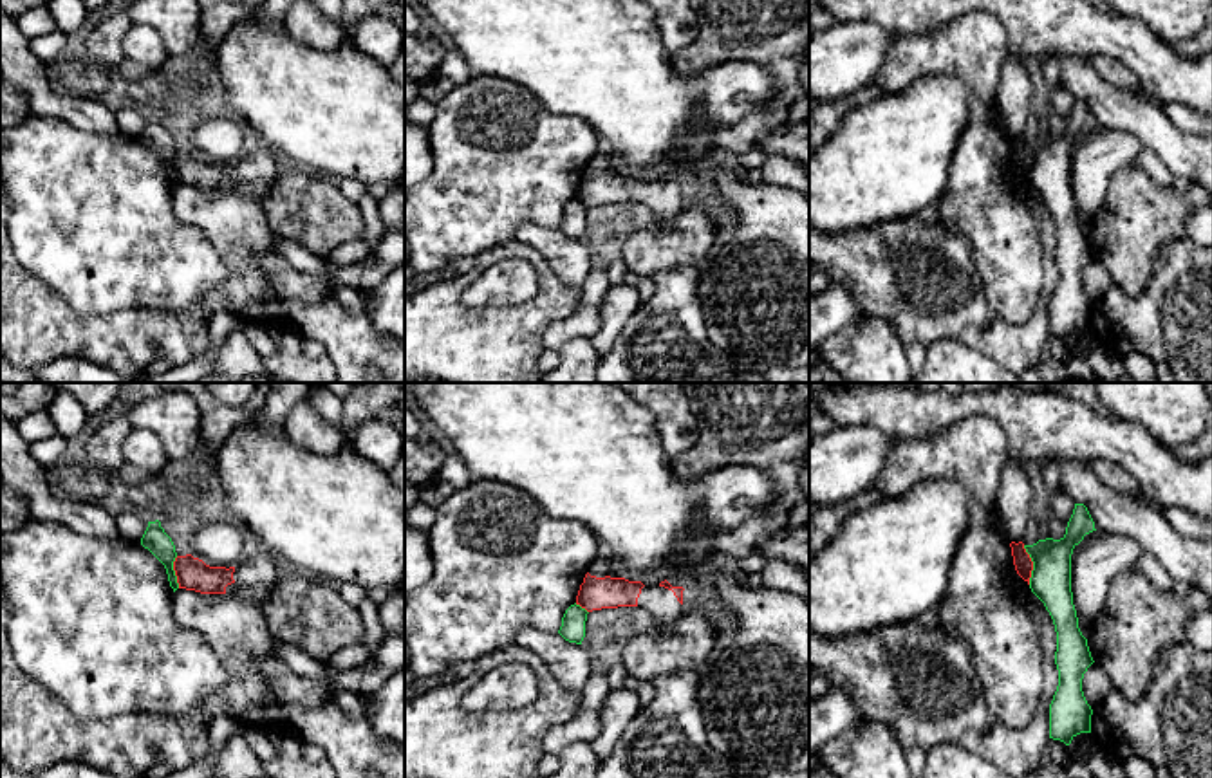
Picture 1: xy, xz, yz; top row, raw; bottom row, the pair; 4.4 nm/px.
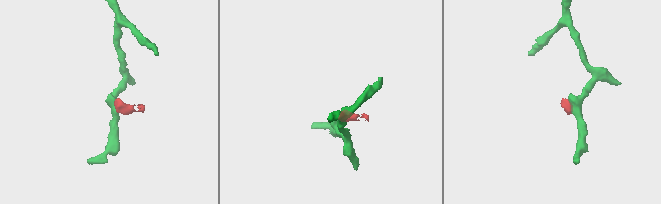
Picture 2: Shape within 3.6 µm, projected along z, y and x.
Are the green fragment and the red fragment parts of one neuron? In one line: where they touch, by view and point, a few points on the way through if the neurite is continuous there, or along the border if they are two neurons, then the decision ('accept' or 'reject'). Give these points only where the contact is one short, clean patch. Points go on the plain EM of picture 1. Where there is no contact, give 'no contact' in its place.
yz (1034, 161) | along yz (1023, 141), (1032, 157), (1030, 179) | reject

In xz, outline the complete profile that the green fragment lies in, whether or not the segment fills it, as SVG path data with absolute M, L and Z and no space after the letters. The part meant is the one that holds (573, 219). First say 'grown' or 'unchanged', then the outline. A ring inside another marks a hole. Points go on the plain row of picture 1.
unchanged; M576 199L571 200L562 213L562 222L558 229L569 238L582 240L585 233L587 209L589 208L582 204L580 200Z

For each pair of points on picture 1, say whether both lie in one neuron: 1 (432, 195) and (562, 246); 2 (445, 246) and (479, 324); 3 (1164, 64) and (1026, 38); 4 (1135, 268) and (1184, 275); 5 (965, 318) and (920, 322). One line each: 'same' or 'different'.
1: different
2: different
3: same
4: different
5: same

